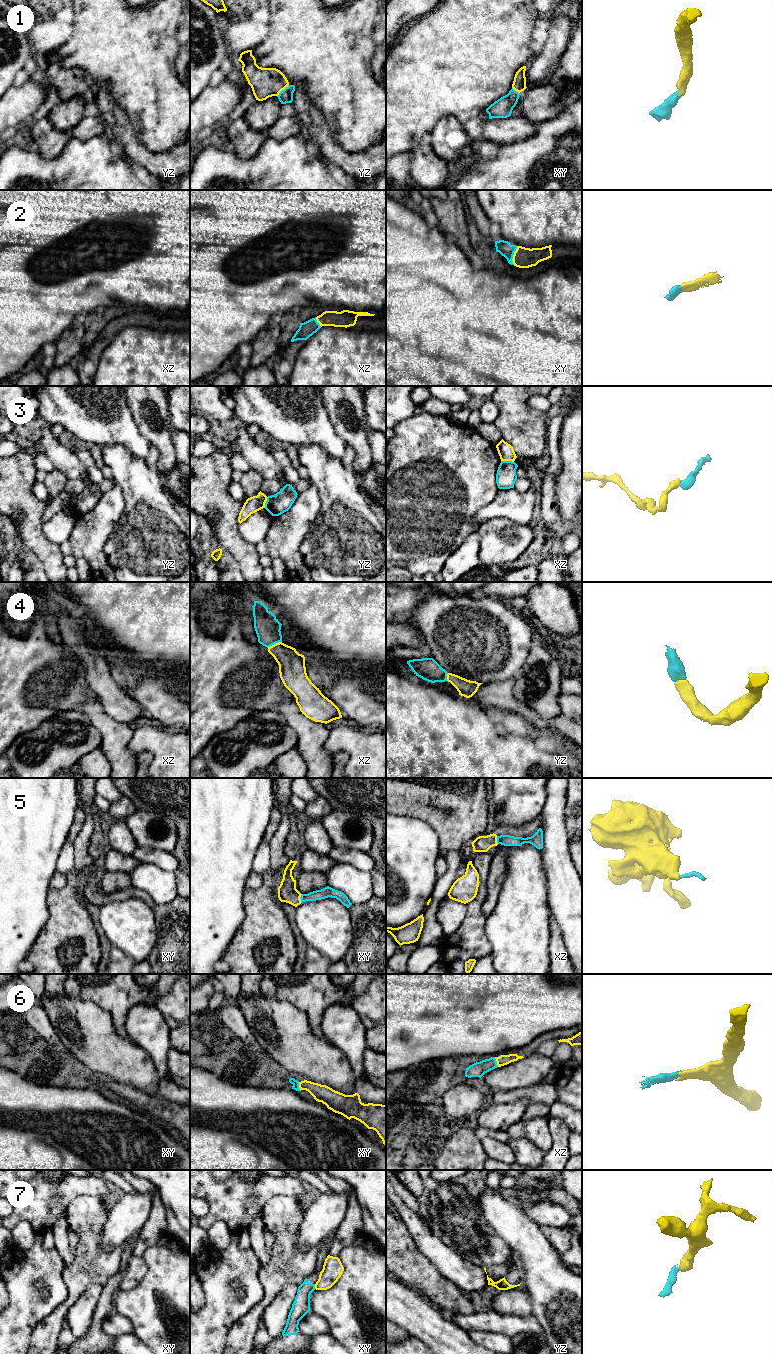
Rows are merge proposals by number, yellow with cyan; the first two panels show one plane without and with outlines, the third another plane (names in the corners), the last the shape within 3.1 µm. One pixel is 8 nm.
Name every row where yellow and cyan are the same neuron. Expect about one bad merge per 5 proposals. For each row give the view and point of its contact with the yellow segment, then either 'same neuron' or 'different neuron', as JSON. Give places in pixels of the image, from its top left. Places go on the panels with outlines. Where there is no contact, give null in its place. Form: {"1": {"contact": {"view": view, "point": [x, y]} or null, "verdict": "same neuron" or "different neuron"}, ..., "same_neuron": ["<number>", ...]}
{"1": {"contact": {"view": "yz", "point": [282, 89]}, "verdict": "same neuron"}, "2": {"contact": {"view": "xy", "point": [513, 255]}, "verdict": "same neuron"}, "3": {"contact": {"view": "xz", "point": [507, 460]}, "verdict": "different neuron"}, "4": {"contact": {"view": "xz", "point": [274, 644]}, "verdict": "same neuron"}, "5": {"contact": {"view": "xy", "point": [299, 898]}, "verdict": "same neuron"}, "6": {"contact": {"view": "xz", "point": [496, 1061]}, "verdict": "same neuron"}, "7": {"contact": {"view": "xy", "point": [315, 1286]}, "verdict": "different neuron"}, "same_neuron": ["1", "2", "4", "5", "6"]}

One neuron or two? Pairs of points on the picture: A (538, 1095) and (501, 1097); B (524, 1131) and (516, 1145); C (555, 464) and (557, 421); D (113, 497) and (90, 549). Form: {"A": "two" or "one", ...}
{"A": "one", "B": "two", "C": "one", "D": "one"}

